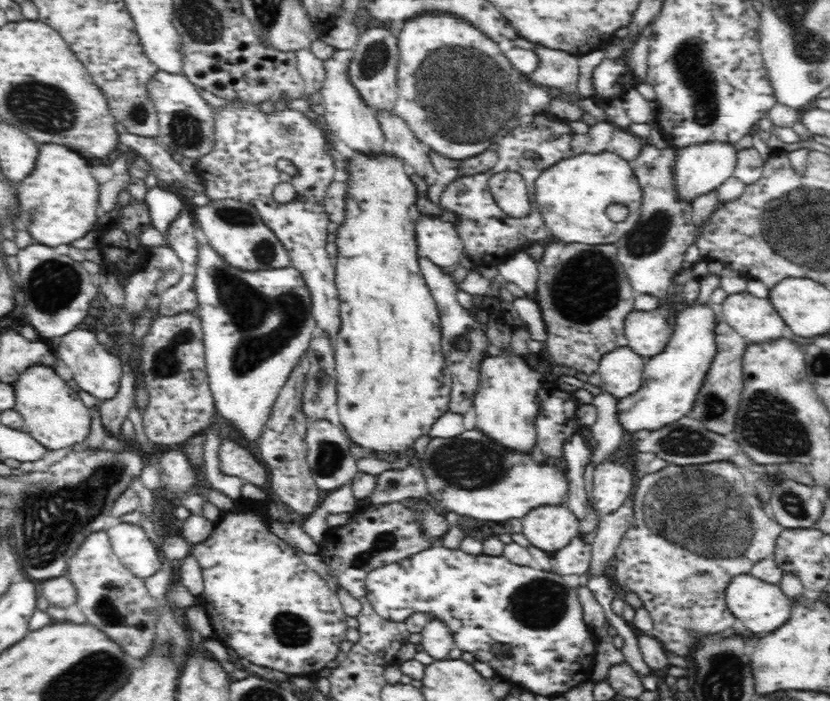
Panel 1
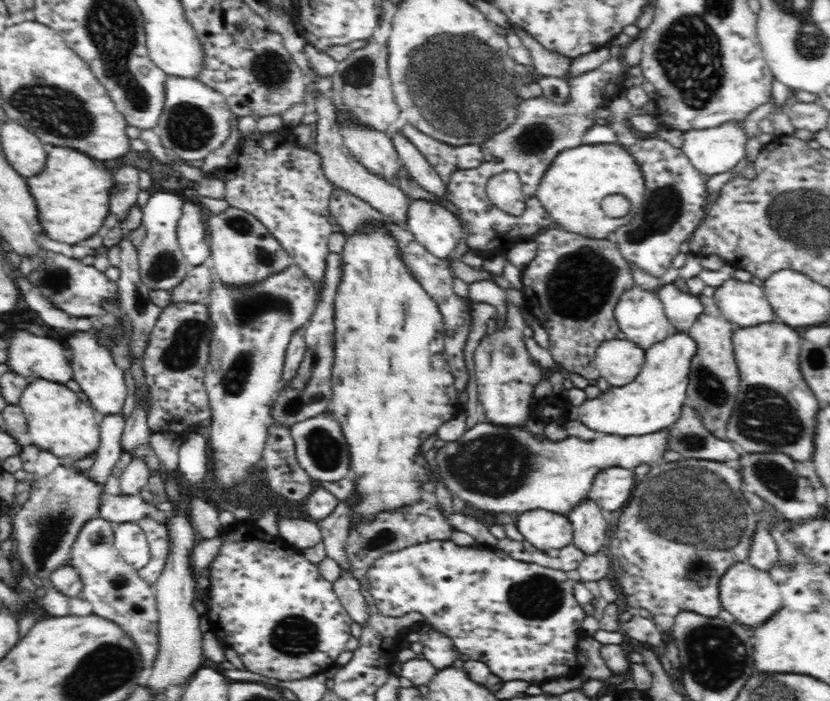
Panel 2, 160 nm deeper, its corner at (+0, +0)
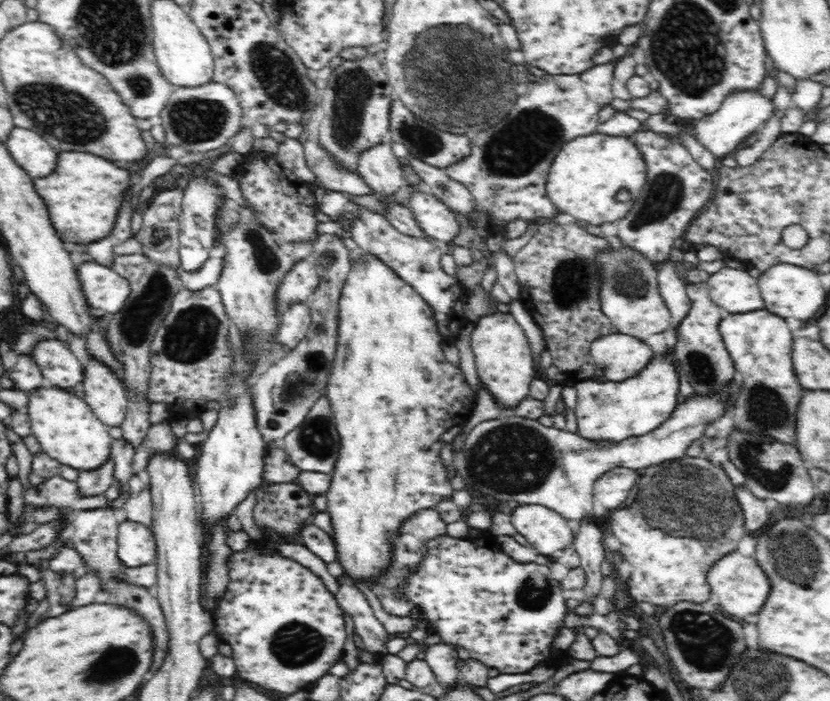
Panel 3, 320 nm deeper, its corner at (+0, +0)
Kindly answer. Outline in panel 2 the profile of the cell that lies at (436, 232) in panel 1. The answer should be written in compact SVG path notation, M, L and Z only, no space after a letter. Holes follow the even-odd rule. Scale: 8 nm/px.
M414 199L409 202L406 228L415 239L438 259L449 259L460 239L464 238L464 223L438 201Z

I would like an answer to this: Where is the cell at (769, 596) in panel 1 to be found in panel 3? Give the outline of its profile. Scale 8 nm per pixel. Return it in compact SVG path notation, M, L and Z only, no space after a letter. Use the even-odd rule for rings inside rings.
M738 551L730 552L722 556L707 573L707 581L718 596L718 602L725 614L734 614L738 618L744 618L748 614L756 614L764 606L769 596L769 578L762 571L758 561L753 556L746 557Z

